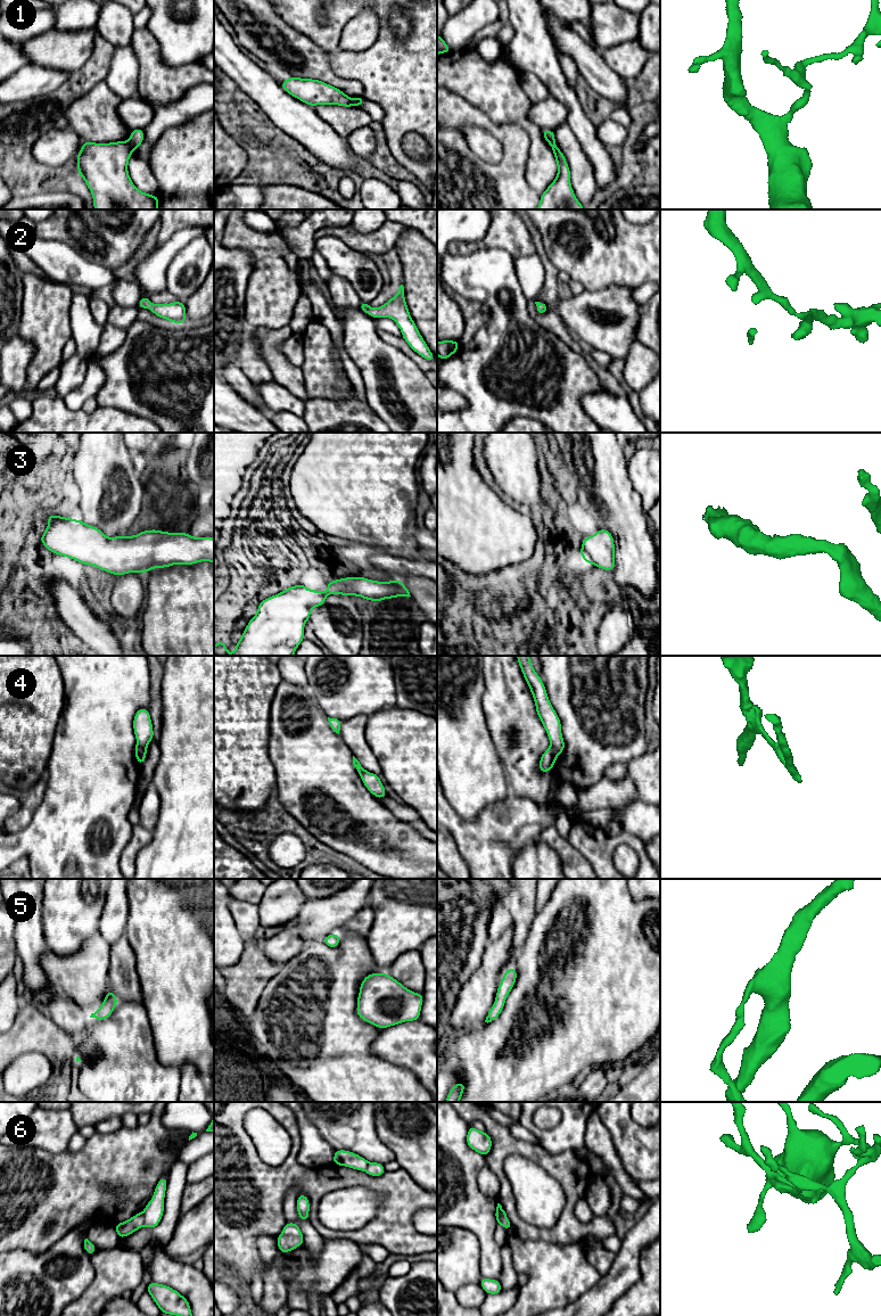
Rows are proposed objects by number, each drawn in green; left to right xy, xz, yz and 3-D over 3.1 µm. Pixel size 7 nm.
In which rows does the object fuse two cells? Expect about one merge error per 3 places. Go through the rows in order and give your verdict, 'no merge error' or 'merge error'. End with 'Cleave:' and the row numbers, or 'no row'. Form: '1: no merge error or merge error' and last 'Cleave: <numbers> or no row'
1: merge error
2: no merge error
3: no merge error
4: merge error
5: no merge error
6: merge error
Cleave: 1, 4, 6

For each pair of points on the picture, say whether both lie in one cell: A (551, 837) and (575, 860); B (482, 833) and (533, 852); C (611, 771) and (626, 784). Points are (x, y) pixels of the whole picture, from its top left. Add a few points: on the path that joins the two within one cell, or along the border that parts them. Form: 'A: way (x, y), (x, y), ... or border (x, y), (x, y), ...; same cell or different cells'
A: way (557, 842), (569, 855); same cell
B: border (533, 839), (516, 854), (511, 866); different cells
C: border (627, 775), (618, 780), (610, 780), (603, 776); different cells

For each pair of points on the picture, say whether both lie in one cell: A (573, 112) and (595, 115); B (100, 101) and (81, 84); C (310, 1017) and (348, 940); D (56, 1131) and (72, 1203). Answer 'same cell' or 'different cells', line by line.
A: different cells
B: different cells
C: same cell
D: different cells

